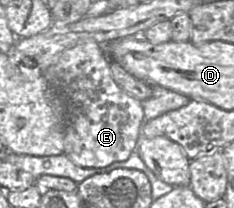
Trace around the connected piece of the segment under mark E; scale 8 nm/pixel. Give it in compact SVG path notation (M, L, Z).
M88 40L63 51L43 73L64 101L64 154L77 166L101 168L126 160L138 147L145 121L142 101L125 93L113 80L105 47Z

